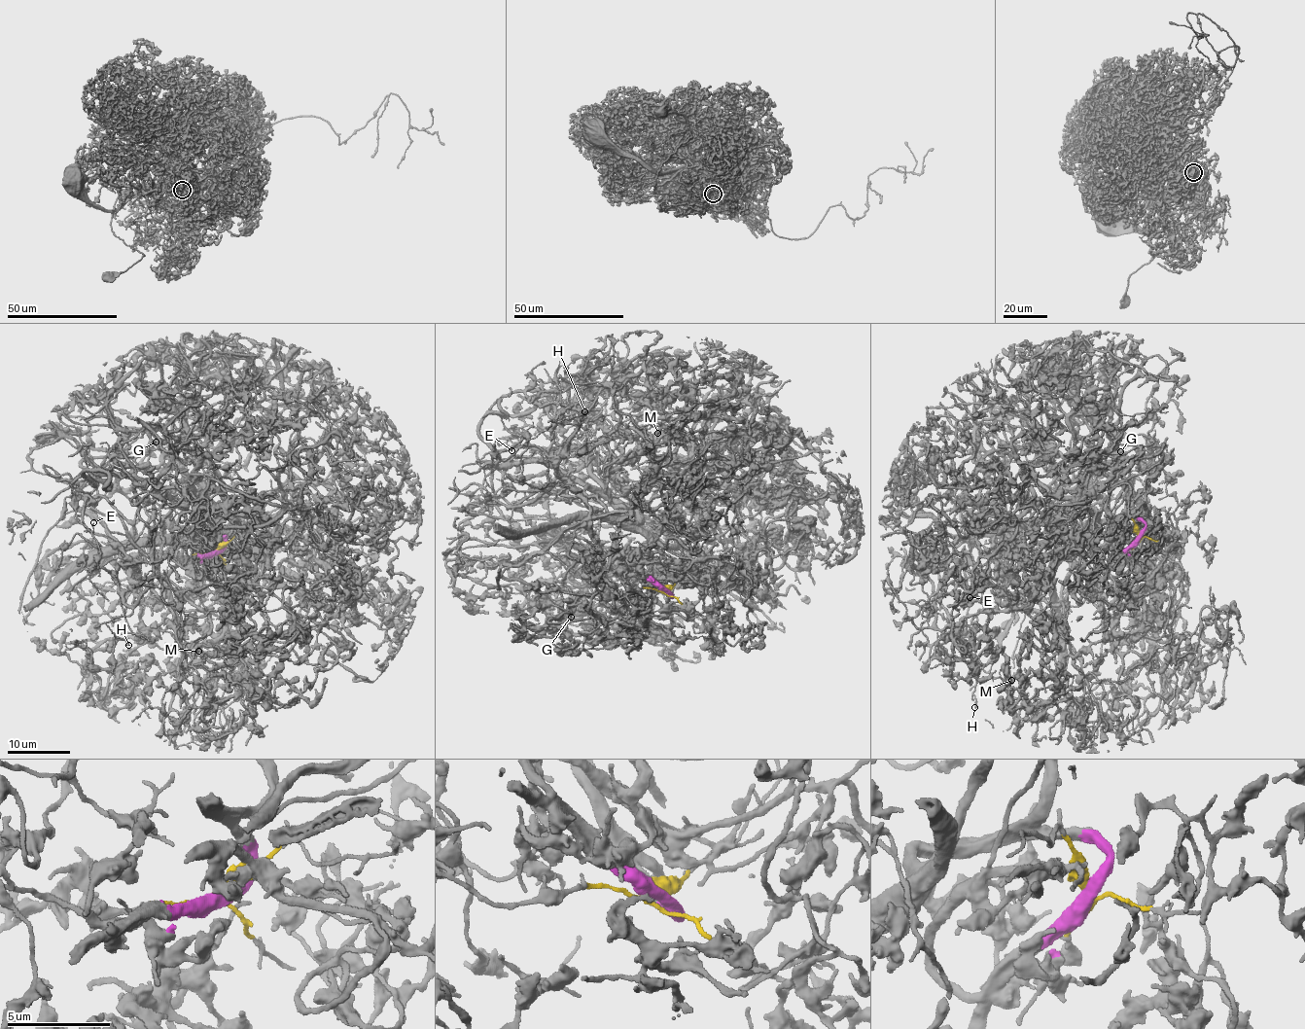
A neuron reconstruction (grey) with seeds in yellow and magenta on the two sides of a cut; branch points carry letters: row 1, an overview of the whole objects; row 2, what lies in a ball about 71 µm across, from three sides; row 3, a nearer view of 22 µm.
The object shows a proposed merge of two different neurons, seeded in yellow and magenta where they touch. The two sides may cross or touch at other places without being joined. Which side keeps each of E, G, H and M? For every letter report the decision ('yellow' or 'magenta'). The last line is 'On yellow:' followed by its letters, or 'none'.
E: yellow
G: magenta
H: yellow
M: magenta
On yellow: E, H

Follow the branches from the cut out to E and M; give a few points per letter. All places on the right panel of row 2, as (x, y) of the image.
E: (1140, 537), (1129, 556), (1070, 574), (1059, 615), (1016, 609), (1003, 631), (971, 637), (969, 596)
M: (1140, 537), (1134, 518), (1088, 522), (1071, 540), (1049, 521), (1040, 610), (1058, 650), (1028, 630), (1012, 681)

